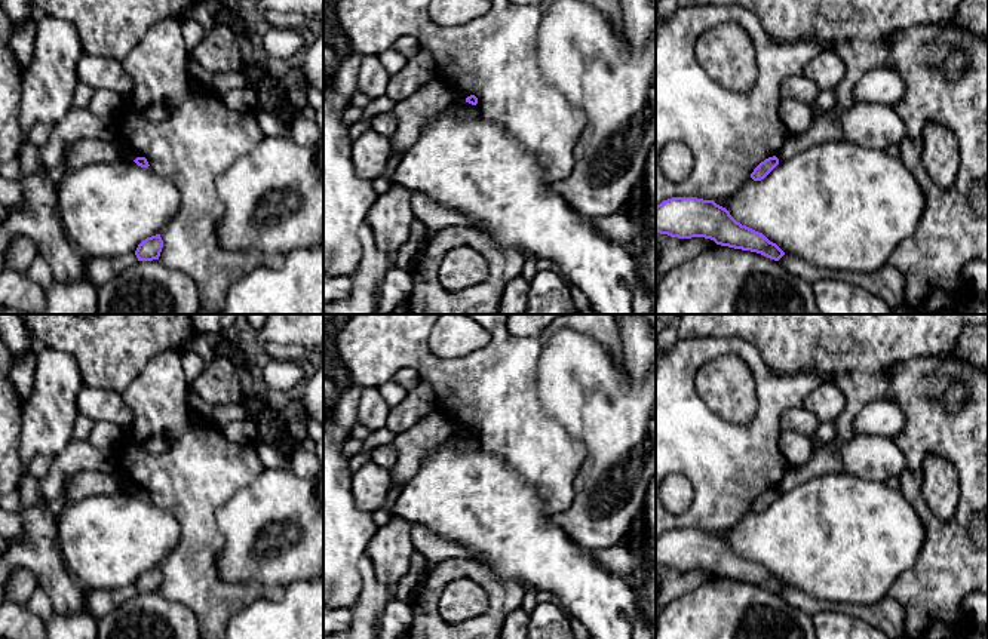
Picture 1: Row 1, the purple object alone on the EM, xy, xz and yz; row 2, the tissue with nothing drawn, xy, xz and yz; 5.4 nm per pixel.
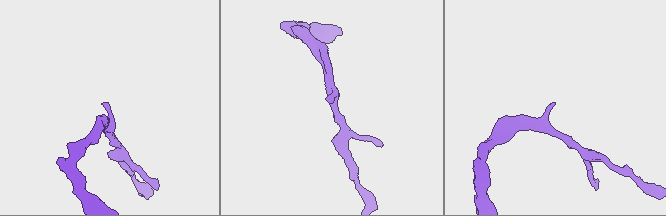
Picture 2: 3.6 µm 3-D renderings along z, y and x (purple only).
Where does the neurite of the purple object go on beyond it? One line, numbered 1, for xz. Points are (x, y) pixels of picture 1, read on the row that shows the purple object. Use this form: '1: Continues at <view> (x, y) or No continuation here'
1: No continuation here

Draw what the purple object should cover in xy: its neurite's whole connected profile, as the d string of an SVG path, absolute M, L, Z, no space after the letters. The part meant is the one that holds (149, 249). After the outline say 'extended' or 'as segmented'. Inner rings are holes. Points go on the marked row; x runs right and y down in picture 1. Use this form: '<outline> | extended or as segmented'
M160 234L147 237L145 240L142 240L136 251L135 255L138 258L138 261L153 261L153 259L159 259L160 252L163 248L163 240L160 237Z | as segmented

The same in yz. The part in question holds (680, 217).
M672 197L656 206L656 231L678 239L705 237L717 245L779 261L785 252L763 233L737 222L714 200Z | as segmented

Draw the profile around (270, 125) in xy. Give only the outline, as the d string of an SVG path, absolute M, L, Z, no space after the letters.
M258 107L254 114L266 138L285 136L289 133L288 123L282 122L274 111Z

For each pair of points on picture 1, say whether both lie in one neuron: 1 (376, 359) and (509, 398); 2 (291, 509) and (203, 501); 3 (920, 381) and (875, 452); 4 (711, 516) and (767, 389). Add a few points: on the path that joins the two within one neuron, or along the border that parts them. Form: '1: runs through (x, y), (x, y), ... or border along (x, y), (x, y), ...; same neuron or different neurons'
1: runs through (408, 359), (422, 359), (460, 386), (476, 389); same neuron
2: border along (252, 482), (217, 509), (215, 527), (224, 538); different neurons
3: border along (893, 439), (904, 455), (901, 473); different neurons
4: runs through (726, 485), (727, 473), (751, 449), (767, 420); same neuron

